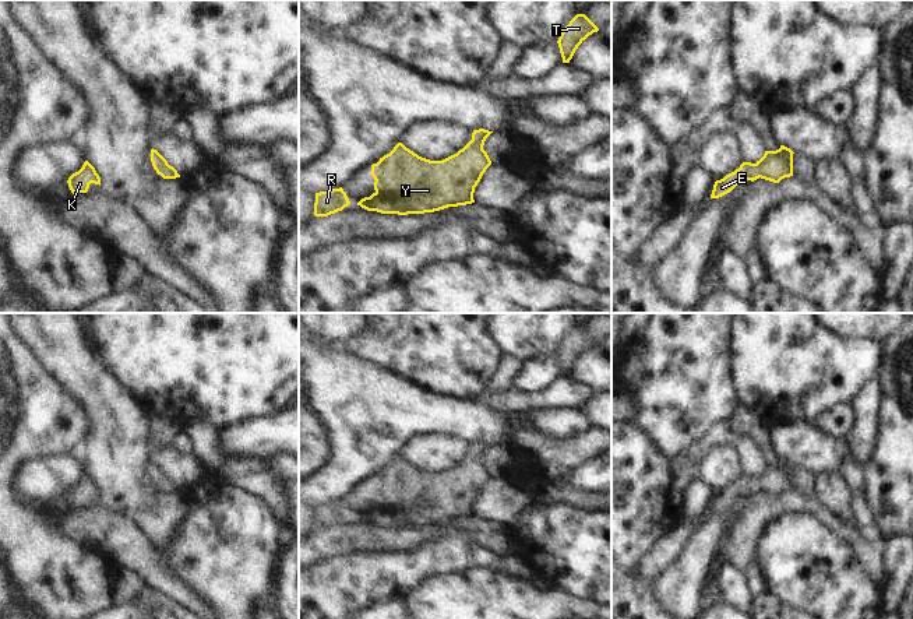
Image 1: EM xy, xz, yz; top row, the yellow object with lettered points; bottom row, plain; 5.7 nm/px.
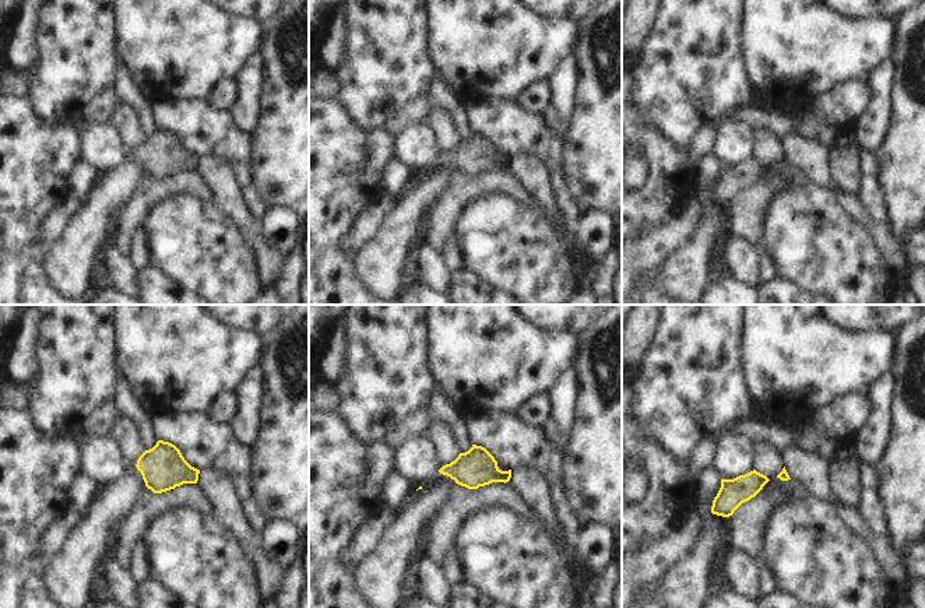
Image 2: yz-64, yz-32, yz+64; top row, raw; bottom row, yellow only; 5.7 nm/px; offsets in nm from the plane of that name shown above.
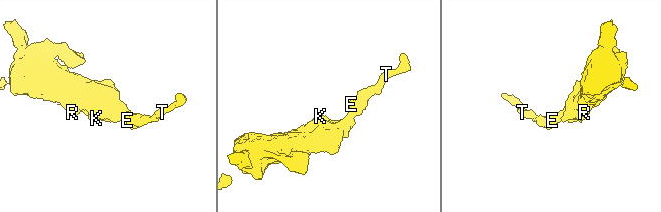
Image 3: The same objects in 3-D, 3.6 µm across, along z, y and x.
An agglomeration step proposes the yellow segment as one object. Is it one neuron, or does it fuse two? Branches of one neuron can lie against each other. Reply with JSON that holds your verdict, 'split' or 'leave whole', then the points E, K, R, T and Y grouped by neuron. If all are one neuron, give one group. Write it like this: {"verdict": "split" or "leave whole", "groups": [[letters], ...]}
{"verdict": "leave whole", "groups": [["E", "K", "R", "T", "Y"]]}

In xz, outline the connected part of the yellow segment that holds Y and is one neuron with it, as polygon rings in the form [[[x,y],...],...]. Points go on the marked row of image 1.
[[[473,130],[472,140],[456,154],[430,161],[402,143],[371,165],[374,193],[357,205],[381,214],[424,214],[475,203],[475,187],[491,165],[483,150],[493,131]]]

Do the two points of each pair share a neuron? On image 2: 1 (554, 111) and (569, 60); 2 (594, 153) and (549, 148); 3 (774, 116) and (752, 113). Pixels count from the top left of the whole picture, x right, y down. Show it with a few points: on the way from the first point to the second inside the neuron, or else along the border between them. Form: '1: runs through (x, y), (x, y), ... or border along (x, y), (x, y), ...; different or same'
1: runs through (562, 98), (562, 81), (566, 73); same
2: border along (563, 139), (563, 179), (566, 182); different
3: runs through (769, 116), (758, 116); same

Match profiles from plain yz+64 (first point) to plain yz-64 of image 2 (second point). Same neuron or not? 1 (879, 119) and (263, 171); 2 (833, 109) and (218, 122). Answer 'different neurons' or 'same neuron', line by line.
1: different neurons
2: different neurons

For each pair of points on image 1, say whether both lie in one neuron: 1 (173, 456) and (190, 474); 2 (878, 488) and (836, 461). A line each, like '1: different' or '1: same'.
1: same
2: different

